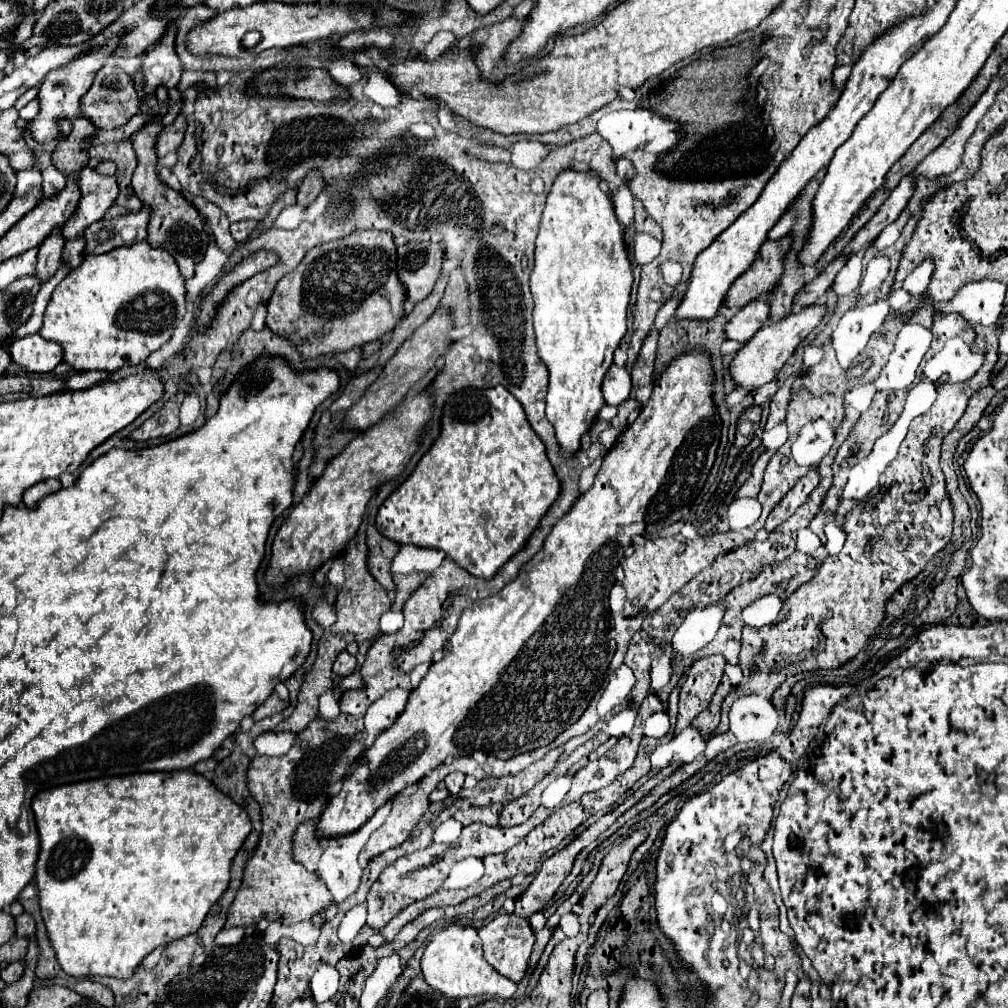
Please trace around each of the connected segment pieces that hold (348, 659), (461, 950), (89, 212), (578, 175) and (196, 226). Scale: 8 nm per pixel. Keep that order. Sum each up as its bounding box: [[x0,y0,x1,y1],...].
[[333,650,357,678],[421,924,517,998],[61,168,119,240],[531,170,633,456],[131,118,209,278]]

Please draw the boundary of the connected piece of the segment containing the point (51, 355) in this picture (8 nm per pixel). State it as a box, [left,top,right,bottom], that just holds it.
[11,334,63,374]

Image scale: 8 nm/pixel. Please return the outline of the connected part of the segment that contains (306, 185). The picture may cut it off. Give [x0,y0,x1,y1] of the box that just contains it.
[297,172,323,208]

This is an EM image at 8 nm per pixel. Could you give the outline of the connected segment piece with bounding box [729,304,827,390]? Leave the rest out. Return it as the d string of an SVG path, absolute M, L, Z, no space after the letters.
M807 306L799 312L791 312L789 316L785 316L783 320L779 322L773 322L773 324L765 324L747 344L743 344L743 348L737 352L729 372L733 376L733 380L739 384L739 386L747 386L749 390L755 390L767 382L771 382L779 370L785 366L785 362L793 356L795 348L799 346L799 342L803 342L817 326L819 322L823 320L827 308L825 306Z

